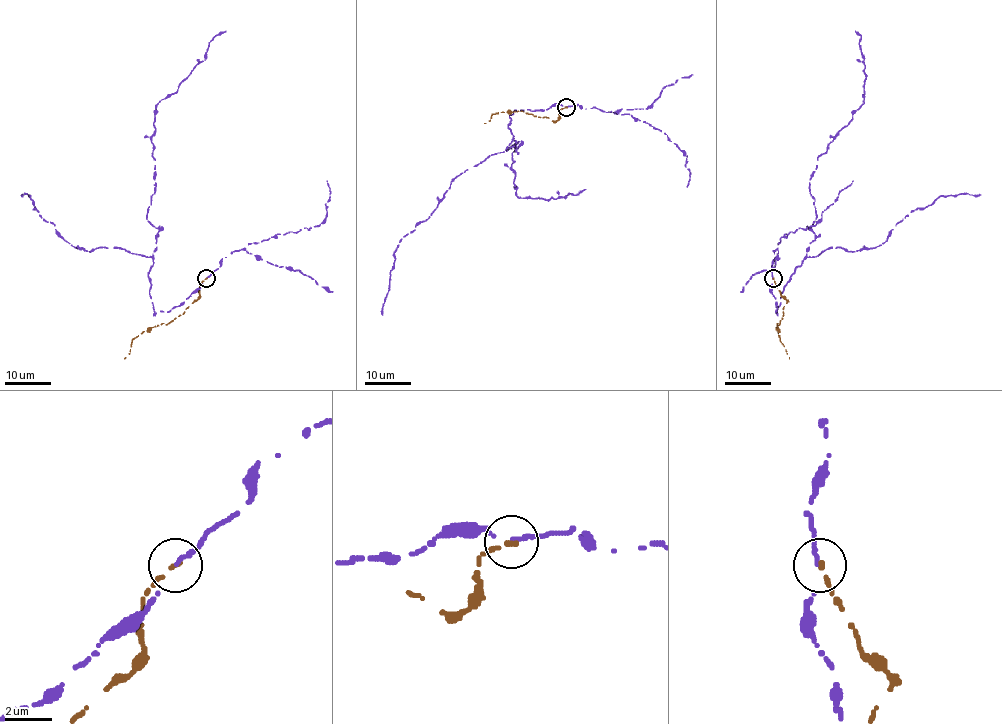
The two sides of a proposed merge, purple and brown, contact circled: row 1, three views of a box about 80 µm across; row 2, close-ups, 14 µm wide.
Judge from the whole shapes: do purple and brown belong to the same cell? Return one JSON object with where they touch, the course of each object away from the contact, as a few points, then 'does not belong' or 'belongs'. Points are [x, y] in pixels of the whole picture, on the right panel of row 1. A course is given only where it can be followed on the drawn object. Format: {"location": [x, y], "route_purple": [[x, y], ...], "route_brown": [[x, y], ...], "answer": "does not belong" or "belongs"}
{"location": [773, 278], "route_purple": [[773, 278], [777, 312], [814, 239], [810, 179], [818, 158], [864, 102], [865, 67], [855, 30]], "route_brown": [[773, 278], [786, 300], [777, 327], [789, 358]], "answer": "does not belong"}

